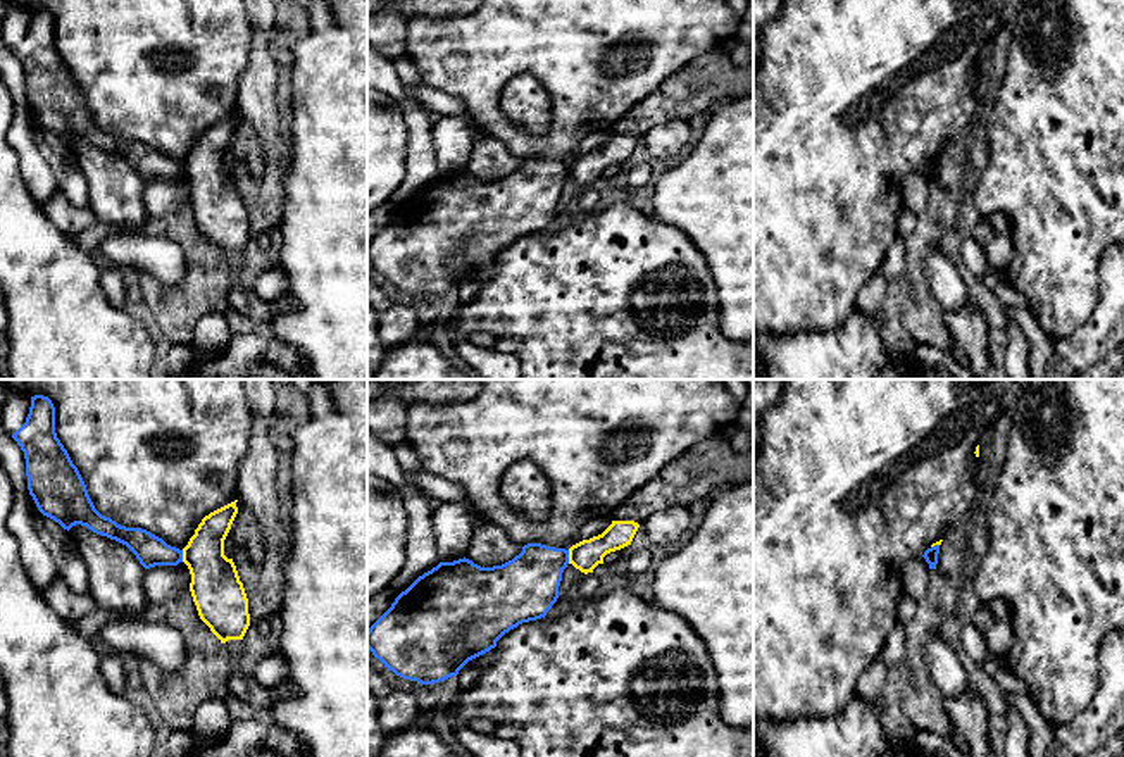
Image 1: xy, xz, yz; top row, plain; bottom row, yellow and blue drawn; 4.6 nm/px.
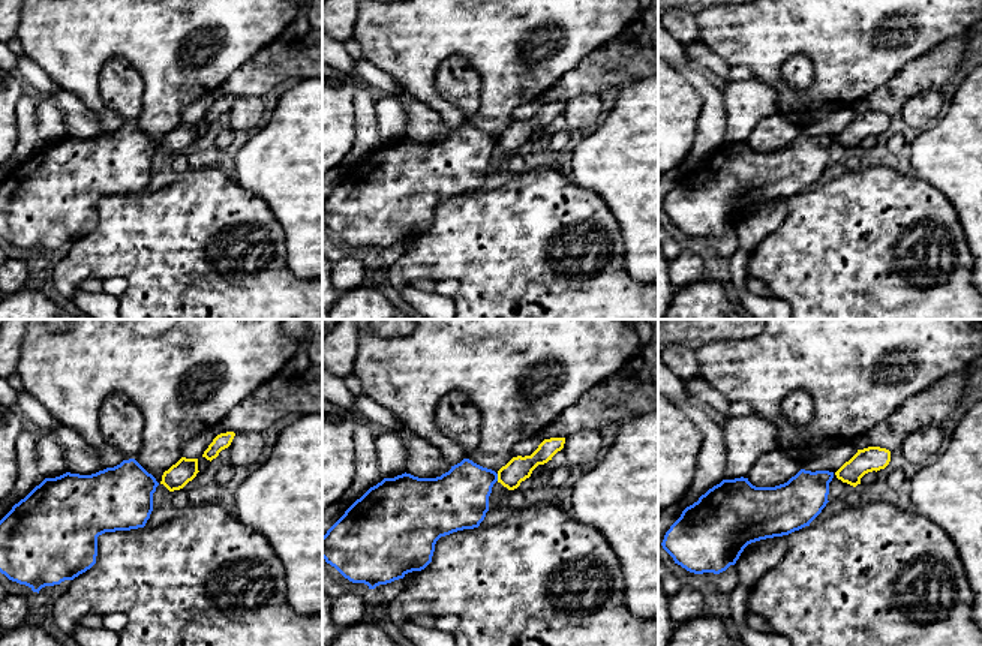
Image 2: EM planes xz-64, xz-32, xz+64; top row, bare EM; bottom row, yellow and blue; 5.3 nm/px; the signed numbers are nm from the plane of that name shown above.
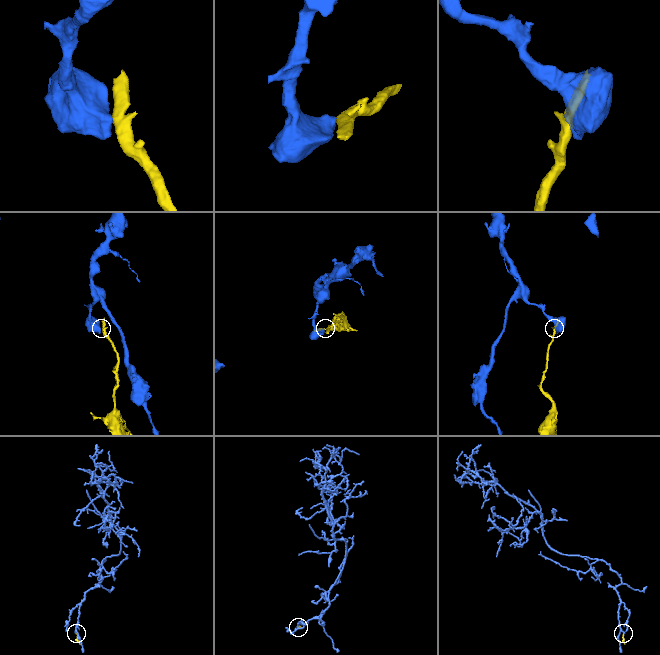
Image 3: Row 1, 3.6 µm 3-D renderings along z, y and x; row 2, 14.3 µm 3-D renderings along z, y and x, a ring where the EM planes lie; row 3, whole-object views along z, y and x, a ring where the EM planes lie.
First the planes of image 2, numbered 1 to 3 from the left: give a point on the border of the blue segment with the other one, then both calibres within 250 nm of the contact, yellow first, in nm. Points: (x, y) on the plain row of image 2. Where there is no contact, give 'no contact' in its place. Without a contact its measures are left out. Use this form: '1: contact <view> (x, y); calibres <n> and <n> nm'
1: no contact
2: contact xz-32 (498, 141); calibres 140 and 320 nm
3: no contact

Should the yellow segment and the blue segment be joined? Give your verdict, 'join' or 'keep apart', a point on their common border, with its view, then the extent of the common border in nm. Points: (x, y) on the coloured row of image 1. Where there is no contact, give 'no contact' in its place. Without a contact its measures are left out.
keep apart | xz (569, 557) | 60 nm

